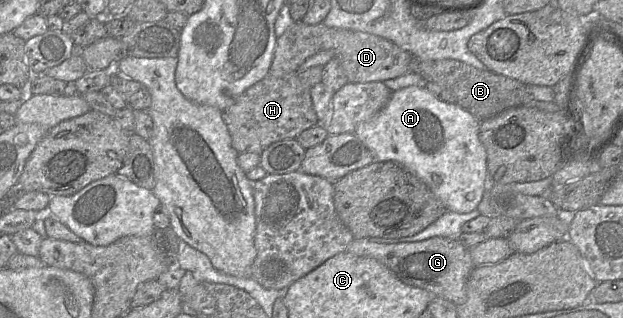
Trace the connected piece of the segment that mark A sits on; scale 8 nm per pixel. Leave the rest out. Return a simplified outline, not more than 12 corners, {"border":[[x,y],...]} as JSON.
{"border":[[425,87],[393,91],[354,133],[446,211],[487,189],[480,120]]}

